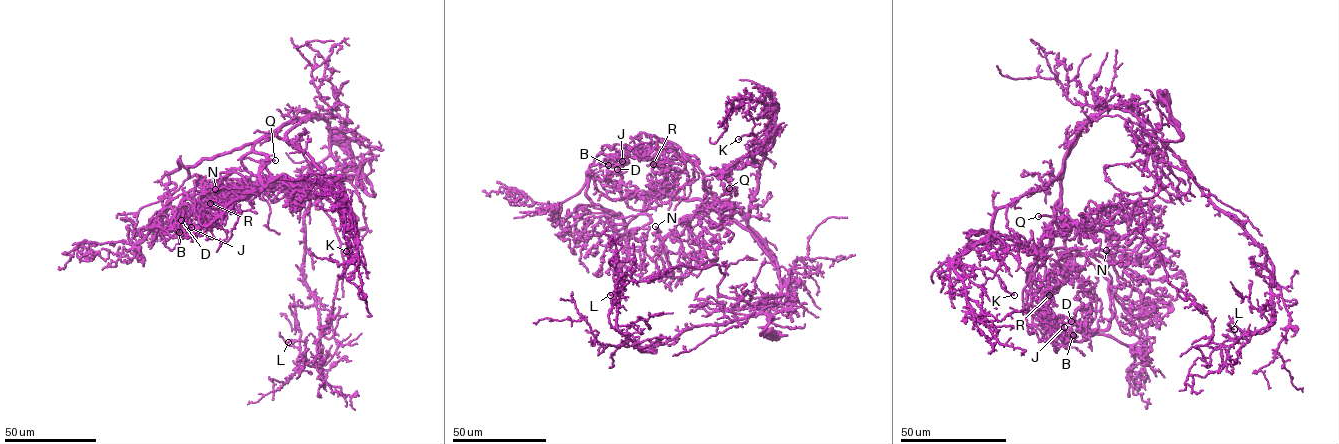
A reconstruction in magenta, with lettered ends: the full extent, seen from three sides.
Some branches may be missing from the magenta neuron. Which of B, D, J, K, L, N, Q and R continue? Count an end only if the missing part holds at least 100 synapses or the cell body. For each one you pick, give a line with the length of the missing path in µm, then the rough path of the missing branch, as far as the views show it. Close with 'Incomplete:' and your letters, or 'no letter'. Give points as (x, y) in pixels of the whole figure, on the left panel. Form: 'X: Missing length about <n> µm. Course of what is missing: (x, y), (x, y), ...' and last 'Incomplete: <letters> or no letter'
Q: Missing length about 50 µm. Course of what is missing: (275, 160), (286, 161), (293, 156), (302, 166), (295, 167), (289, 155), (275, 155)
Incomplete: Q

